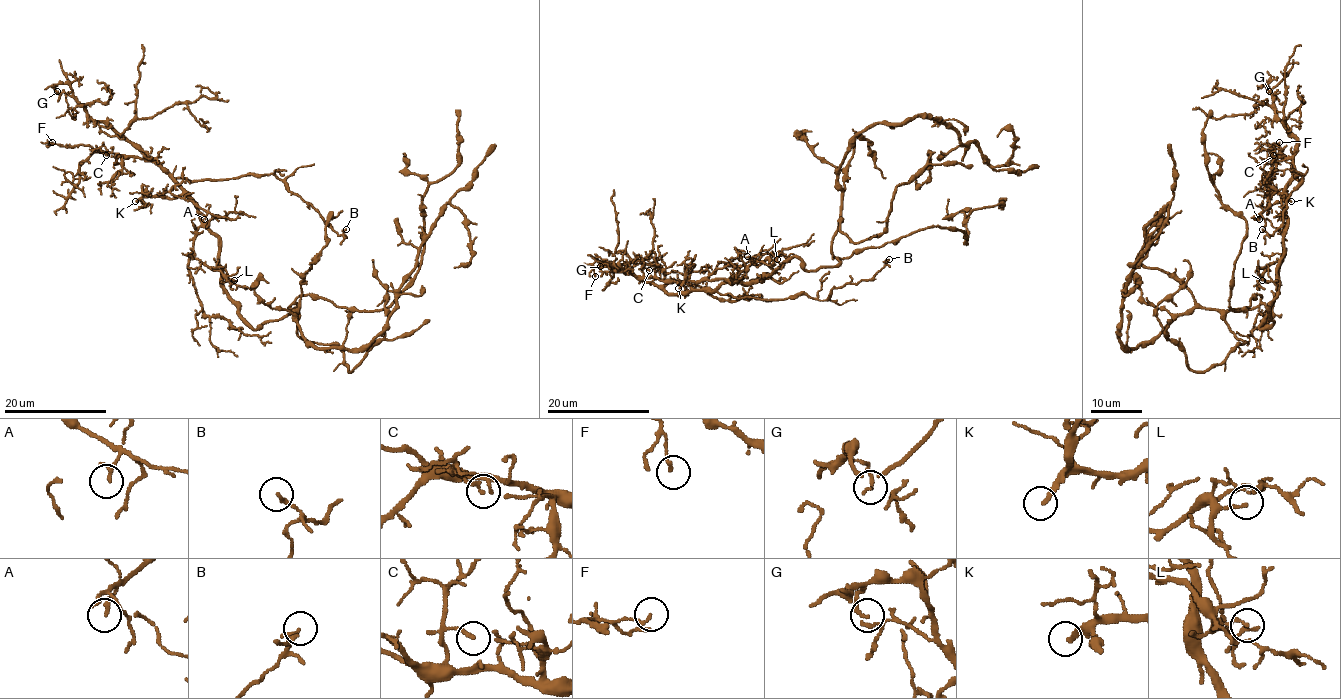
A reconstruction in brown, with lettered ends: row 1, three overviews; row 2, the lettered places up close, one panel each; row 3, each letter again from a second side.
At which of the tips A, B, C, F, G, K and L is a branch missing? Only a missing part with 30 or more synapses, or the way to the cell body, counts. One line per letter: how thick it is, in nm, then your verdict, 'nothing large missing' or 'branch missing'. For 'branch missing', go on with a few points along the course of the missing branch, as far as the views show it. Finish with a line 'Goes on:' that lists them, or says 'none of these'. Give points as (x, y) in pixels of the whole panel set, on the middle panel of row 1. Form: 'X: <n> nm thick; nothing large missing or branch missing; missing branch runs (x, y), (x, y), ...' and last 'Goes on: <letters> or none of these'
A: 150 nm thick; nothing large missing
B: 170 nm thick; nothing large missing
C: 150 nm thick; nothing large missing
F: 130 nm thick; nothing large missing
G: 90 nm thick; nothing large missing
K: 200 nm thick; branch missing; missing branch runs (678, 288), (663, 288), (668, 288), (678, 278), (683, 280), (686, 270), (683, 257)
L: 140 nm thick; nothing large missing
Goes on: K

